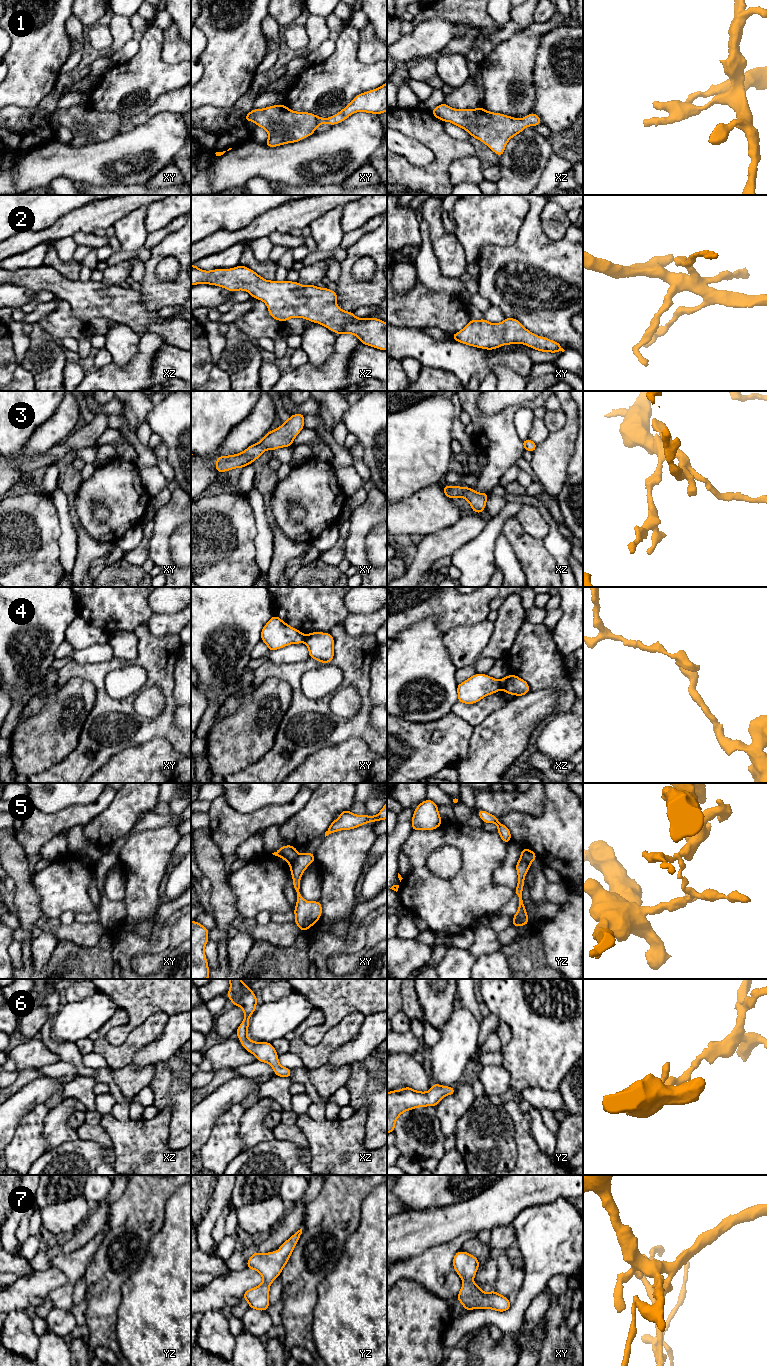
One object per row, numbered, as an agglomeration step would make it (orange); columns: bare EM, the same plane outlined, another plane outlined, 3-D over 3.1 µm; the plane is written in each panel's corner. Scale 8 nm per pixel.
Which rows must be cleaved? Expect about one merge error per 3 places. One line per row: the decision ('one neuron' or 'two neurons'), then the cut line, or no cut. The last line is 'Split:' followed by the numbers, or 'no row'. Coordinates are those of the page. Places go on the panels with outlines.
1: one neuron | no cut
2: one neuron | no cut
3: one neuron | no cut
4: two neurons | xz (499, 680), (501, 688)
5: two neurons | xy (299, 855), (290, 865)
6: one neuron | no cut
7: one neuron | no cut
Split: 4, 5

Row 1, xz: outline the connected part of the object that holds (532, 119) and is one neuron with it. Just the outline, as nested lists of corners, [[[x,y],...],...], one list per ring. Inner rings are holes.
[[[443,103],[431,113],[441,121],[451,122],[464,128],[472,137],[485,143],[499,157],[504,153],[507,142],[523,131],[527,126],[540,125],[541,119],[535,113],[530,113],[523,119],[513,118],[500,113],[486,111],[483,107],[477,109],[452,109]]]

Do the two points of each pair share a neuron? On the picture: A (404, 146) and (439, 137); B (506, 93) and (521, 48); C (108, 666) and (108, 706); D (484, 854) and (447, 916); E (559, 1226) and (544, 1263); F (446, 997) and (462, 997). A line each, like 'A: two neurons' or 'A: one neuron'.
A: two neurons
B: one neuron
C: one neuron
D: one neuron
E: one neuron
F: two neurons

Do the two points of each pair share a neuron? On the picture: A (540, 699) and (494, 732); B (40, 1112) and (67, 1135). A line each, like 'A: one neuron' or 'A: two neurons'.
A: one neuron
B: two neurons

